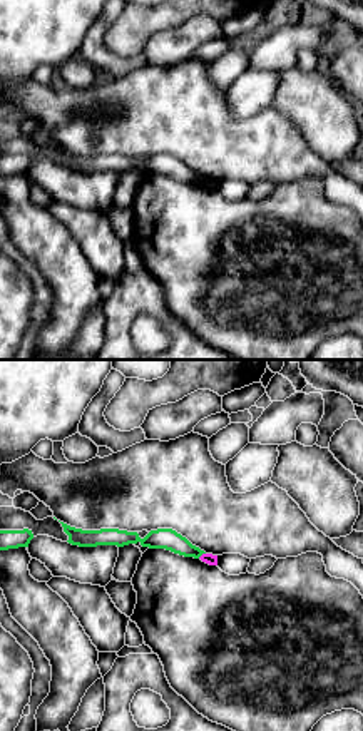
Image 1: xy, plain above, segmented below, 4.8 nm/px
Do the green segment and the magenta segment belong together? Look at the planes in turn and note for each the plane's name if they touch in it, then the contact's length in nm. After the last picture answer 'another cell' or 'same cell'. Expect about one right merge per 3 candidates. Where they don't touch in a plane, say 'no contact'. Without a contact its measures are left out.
contact in xy; length 50 nm

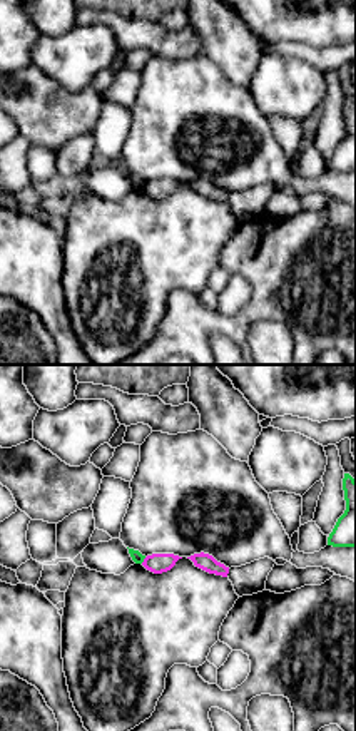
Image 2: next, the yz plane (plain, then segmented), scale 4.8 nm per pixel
contact in yz; length 40 nm

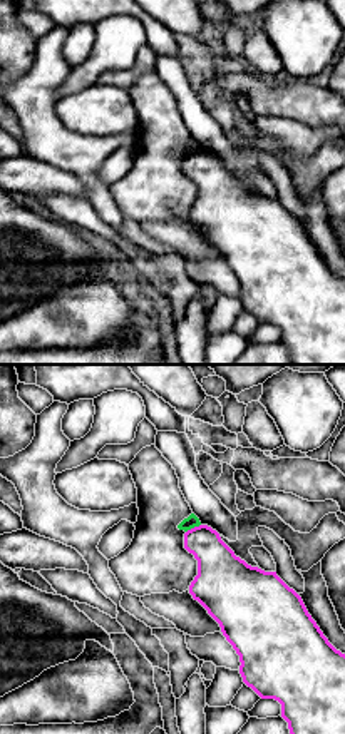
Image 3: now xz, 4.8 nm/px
contact in xz; length 80 nm

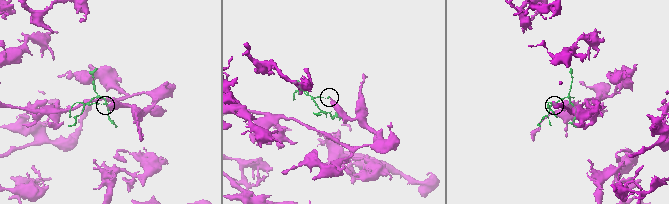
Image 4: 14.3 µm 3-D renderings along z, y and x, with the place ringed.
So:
another cell

